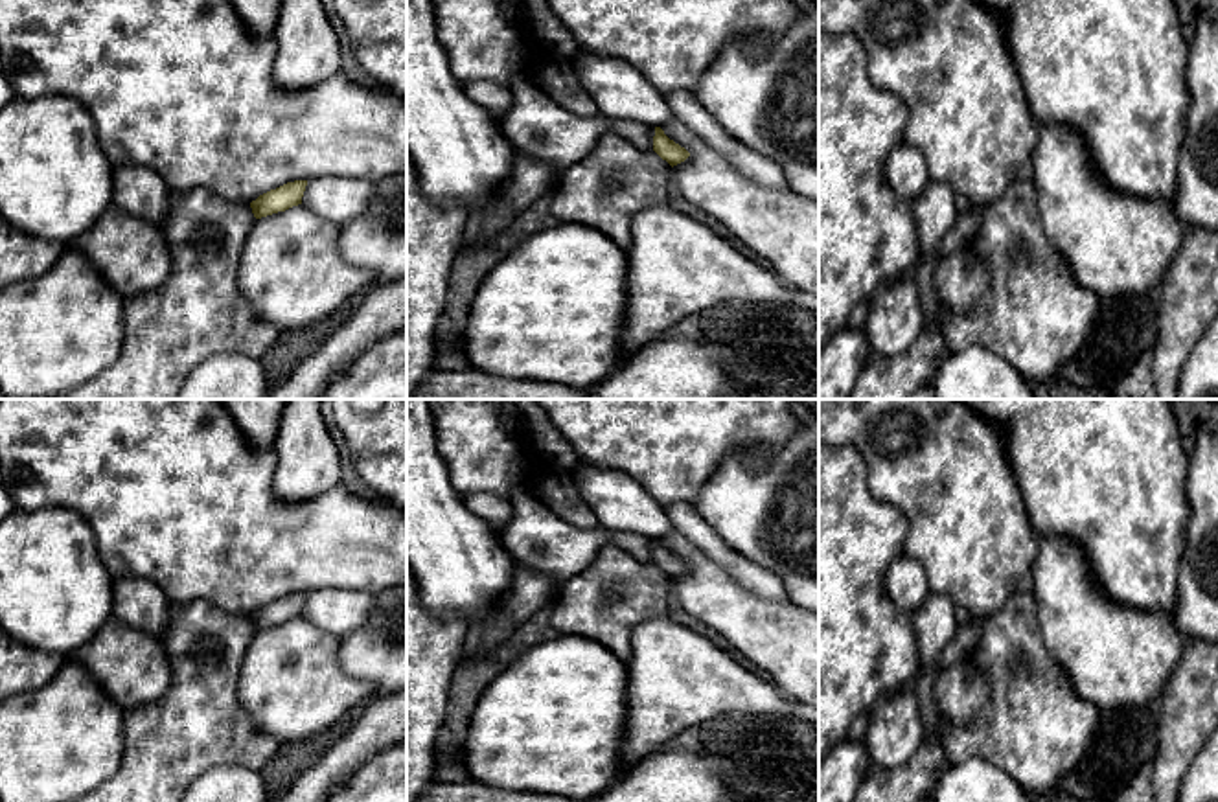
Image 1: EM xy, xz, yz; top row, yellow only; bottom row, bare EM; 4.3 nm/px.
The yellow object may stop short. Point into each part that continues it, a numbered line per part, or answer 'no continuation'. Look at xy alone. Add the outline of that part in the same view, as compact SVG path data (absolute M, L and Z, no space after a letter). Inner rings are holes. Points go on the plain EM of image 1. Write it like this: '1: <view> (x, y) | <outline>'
no continuation

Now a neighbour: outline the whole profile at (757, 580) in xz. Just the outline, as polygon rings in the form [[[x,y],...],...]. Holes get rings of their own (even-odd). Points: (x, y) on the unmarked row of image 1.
[[[688,500],[664,506],[675,532],[683,533],[710,561],[725,568],[747,592],[773,603],[789,602],[778,574],[734,552]]]

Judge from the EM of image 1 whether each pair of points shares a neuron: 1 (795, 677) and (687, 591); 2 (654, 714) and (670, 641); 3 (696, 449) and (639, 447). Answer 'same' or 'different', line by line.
1: same
2: same
3: same

